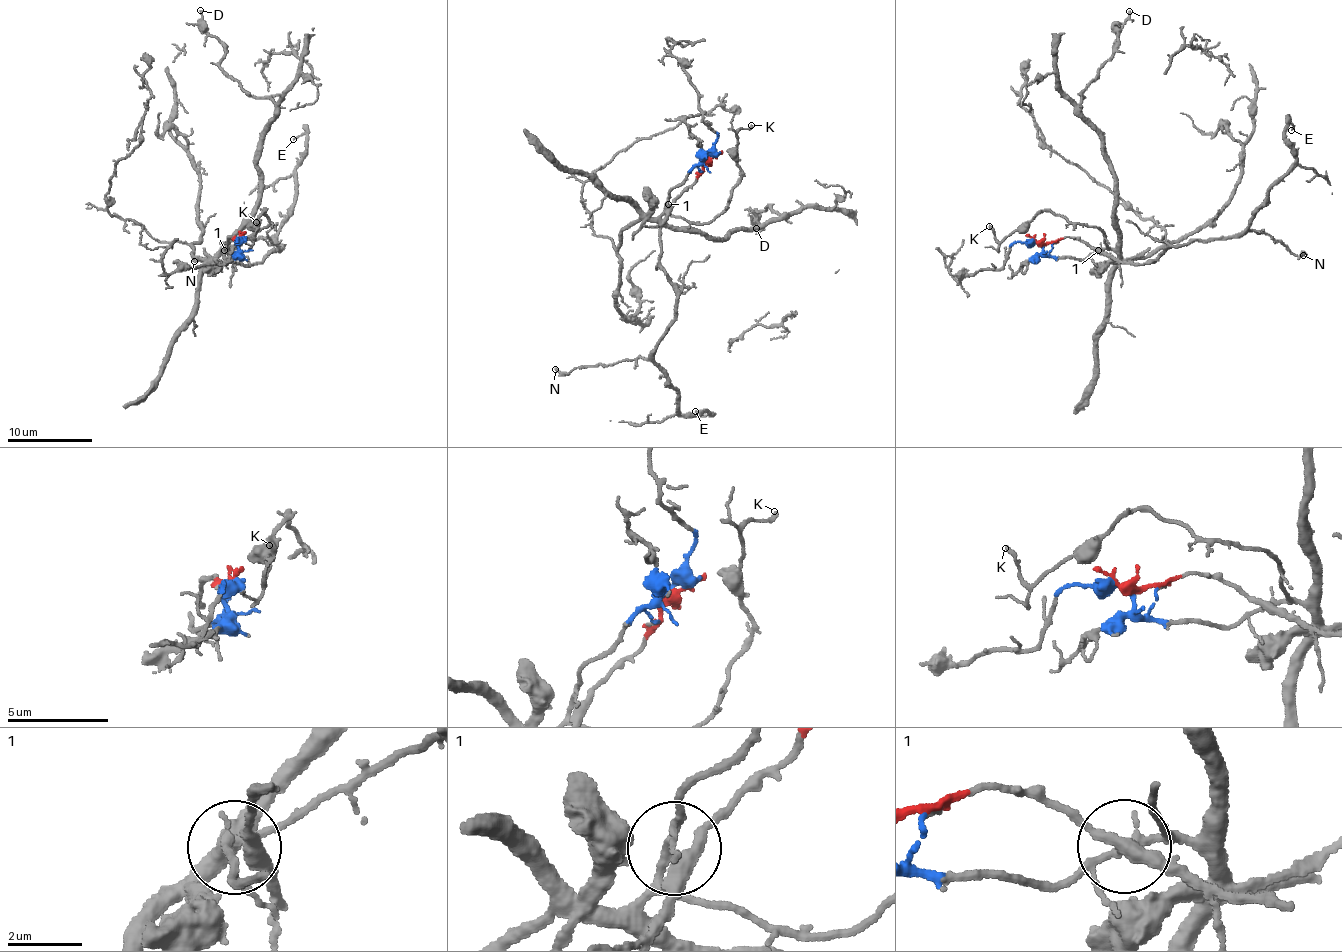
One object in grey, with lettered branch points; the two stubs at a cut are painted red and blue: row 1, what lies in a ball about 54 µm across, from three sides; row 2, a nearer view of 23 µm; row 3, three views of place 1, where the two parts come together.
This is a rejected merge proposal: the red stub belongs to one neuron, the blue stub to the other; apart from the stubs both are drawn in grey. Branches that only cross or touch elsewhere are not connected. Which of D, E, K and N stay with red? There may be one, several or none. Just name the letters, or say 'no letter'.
E, N

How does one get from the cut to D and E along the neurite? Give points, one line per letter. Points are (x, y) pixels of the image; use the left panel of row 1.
D: (237, 241), (225, 257), (256, 203), (259, 139), (275, 104), (247, 93), (220, 66), (224, 45), (200, 10)
E: (237, 241), (229, 236), (227, 247), (248, 266), (282, 251), (276, 236), (306, 146), (301, 134), (293, 140)

